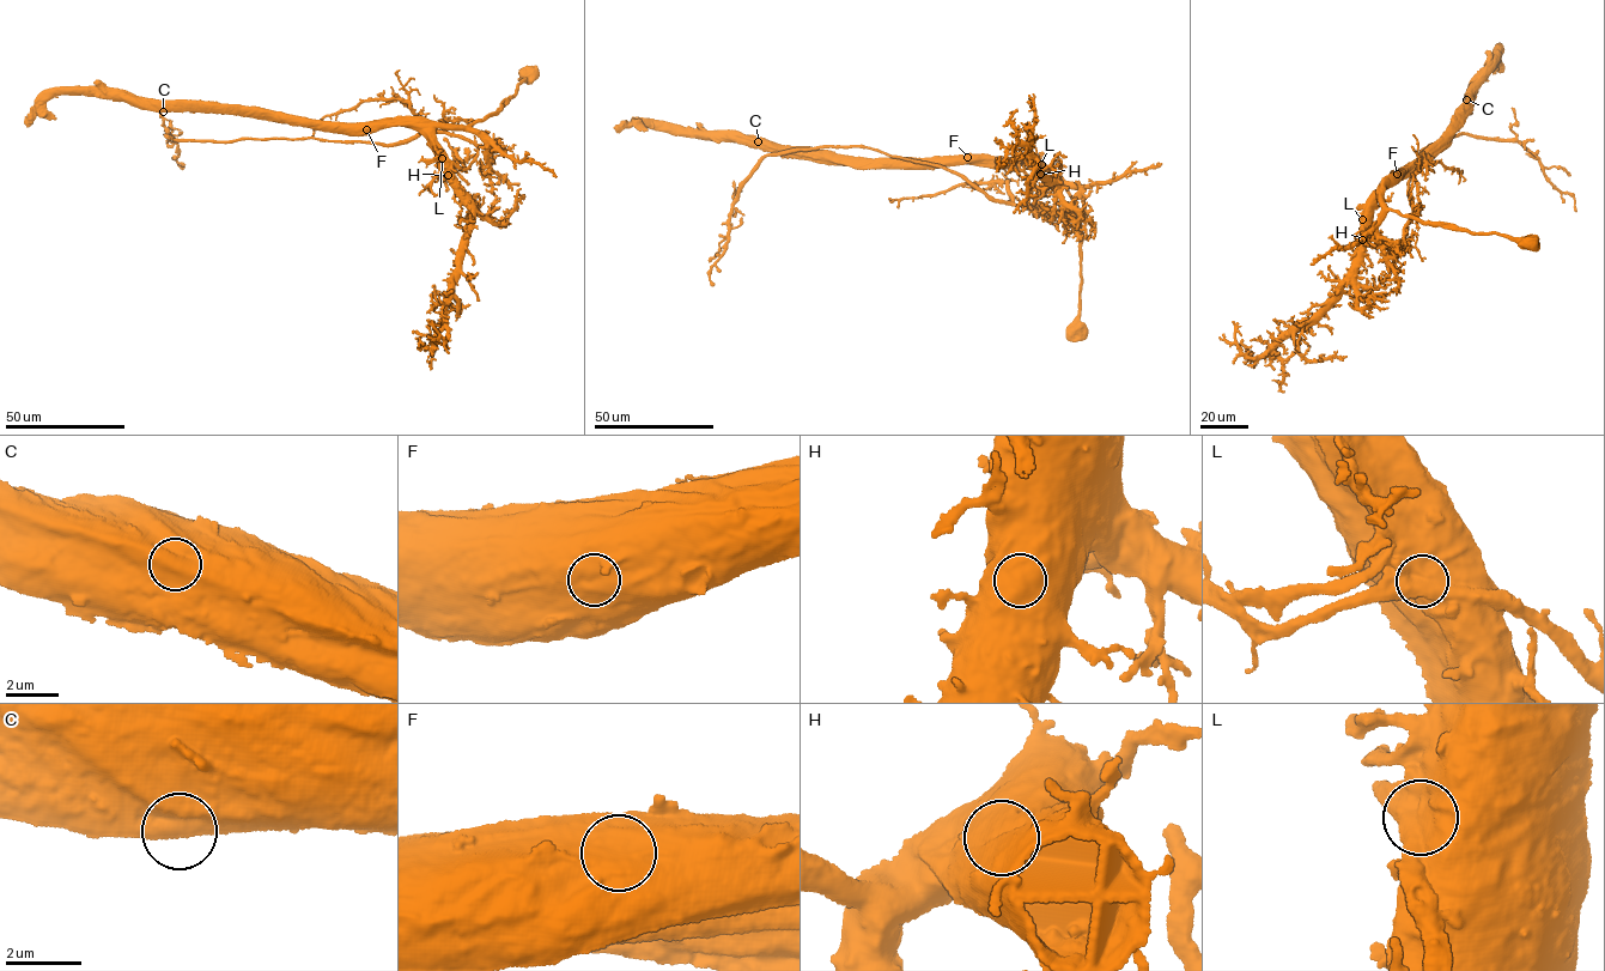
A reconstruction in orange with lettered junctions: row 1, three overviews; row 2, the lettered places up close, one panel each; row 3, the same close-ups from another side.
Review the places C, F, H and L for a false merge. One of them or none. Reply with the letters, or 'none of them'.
L

